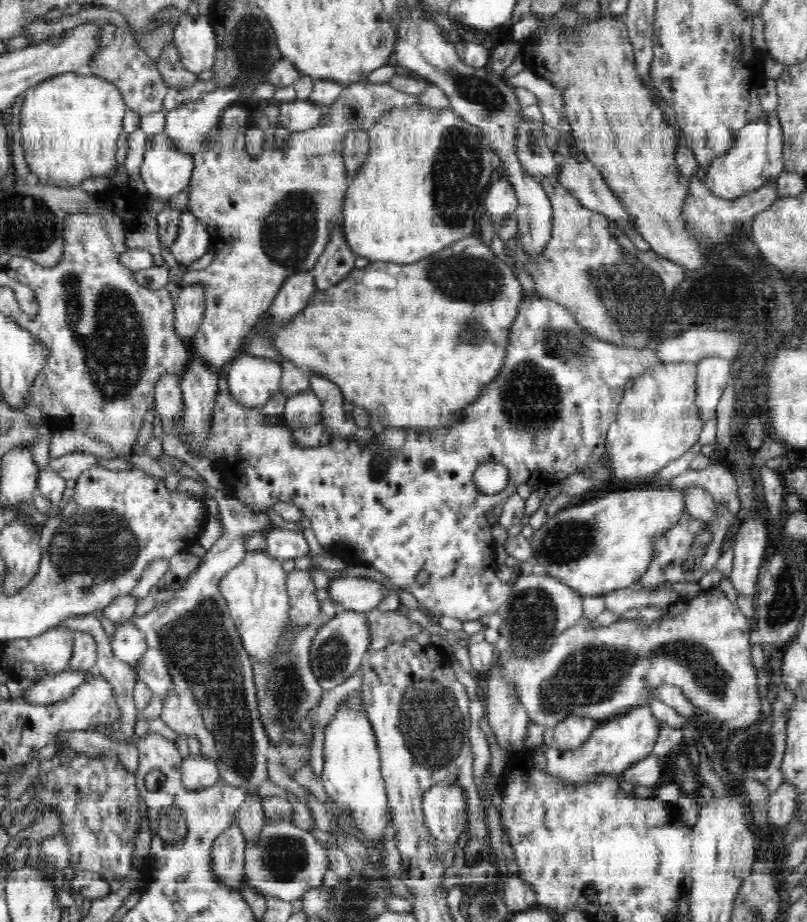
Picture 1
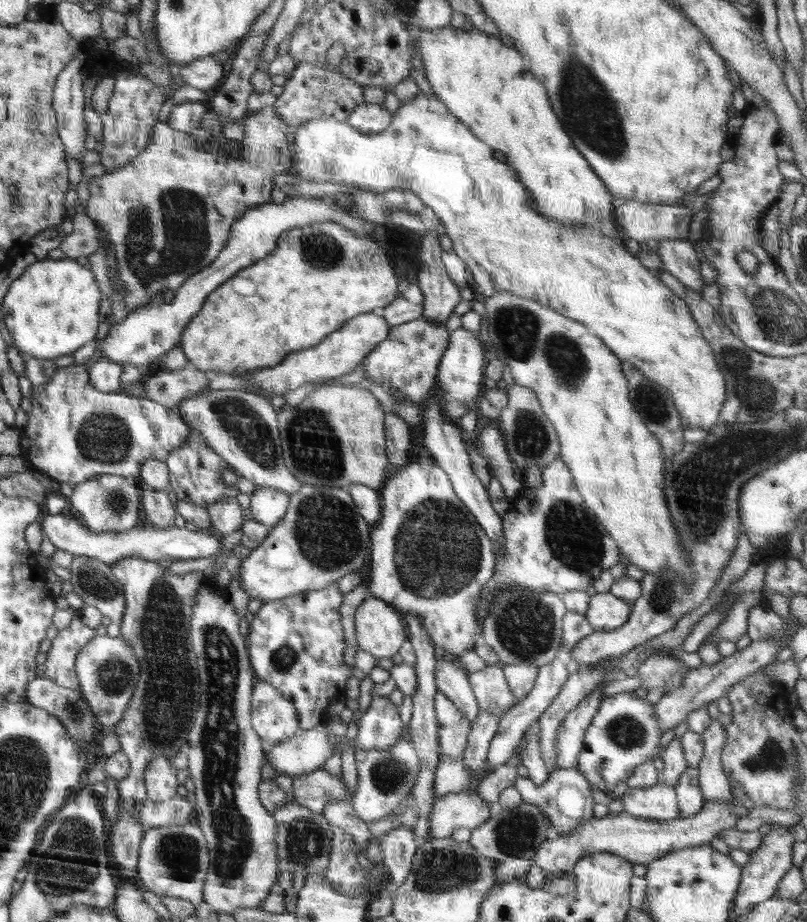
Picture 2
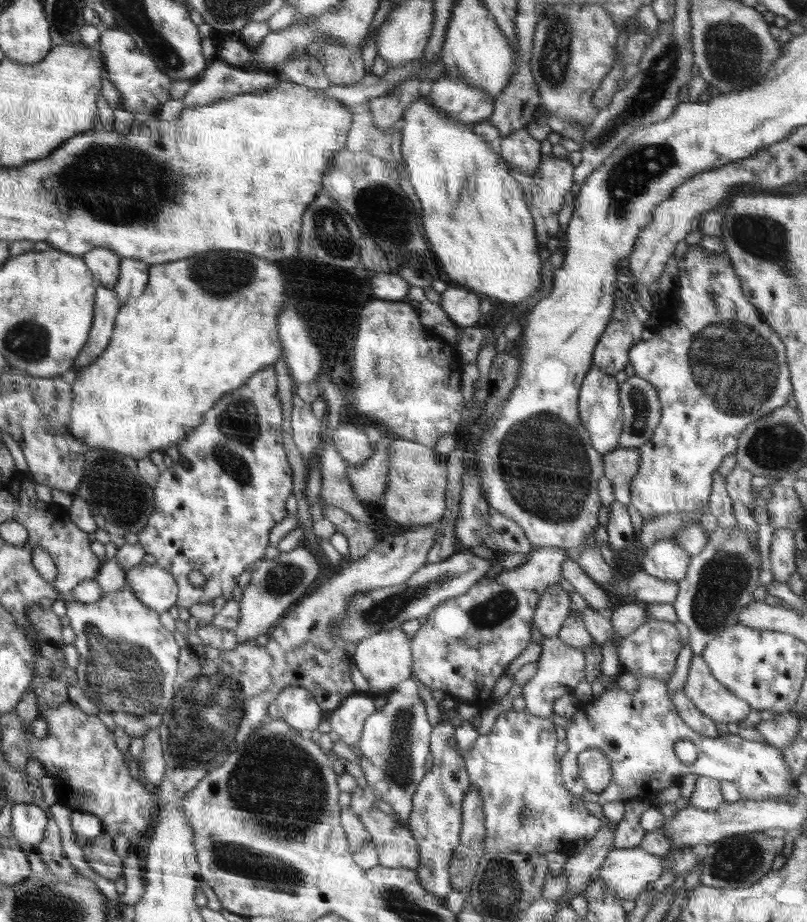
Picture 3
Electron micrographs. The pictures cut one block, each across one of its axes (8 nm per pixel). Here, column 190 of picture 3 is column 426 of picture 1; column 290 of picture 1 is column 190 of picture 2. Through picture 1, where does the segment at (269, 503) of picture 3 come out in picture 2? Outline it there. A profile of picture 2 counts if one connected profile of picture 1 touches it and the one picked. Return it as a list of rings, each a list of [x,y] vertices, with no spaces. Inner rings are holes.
[[[189,430],[186,443],[170,451],[165,464],[170,474],[169,487],[172,487],[172,492],[180,501],[206,508],[208,505],[216,504],[222,498],[236,498],[240,493],[237,486],[228,486],[223,481],[222,473],[227,468],[232,469],[217,452],[208,446],[206,438],[199,431]]]

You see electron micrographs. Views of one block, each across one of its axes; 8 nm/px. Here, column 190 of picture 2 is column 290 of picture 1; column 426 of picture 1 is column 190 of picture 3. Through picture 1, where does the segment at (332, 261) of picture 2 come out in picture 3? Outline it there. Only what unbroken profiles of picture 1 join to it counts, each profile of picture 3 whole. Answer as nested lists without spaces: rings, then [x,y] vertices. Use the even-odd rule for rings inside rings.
[[[206,251],[182,260],[150,266],[149,279],[142,294],[133,301],[123,304],[124,308],[120,308],[118,322],[115,322],[116,336],[112,336],[112,344],[107,346],[108,352],[104,352],[104,356],[100,356],[96,364],[86,365],[77,373],[68,374],[73,394],[69,414],[70,434],[88,449],[108,449],[120,452],[136,461],[149,457],[151,452],[166,450],[170,445],[184,441],[195,427],[202,424],[203,414],[210,410],[224,393],[240,388],[260,368],[272,365],[280,359],[283,348],[277,333],[277,316],[285,305],[284,300],[286,300],[286,290],[284,290],[284,276],[280,268],[252,254],[244,254],[242,251]]]

